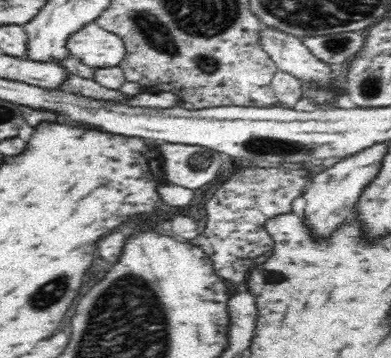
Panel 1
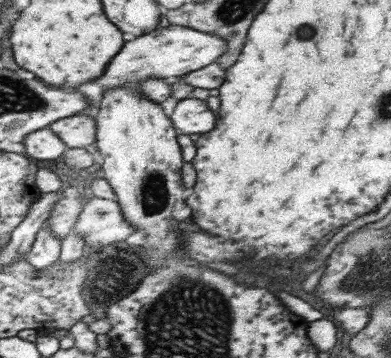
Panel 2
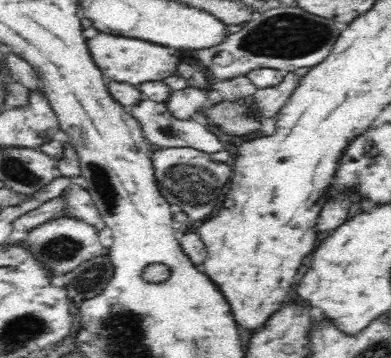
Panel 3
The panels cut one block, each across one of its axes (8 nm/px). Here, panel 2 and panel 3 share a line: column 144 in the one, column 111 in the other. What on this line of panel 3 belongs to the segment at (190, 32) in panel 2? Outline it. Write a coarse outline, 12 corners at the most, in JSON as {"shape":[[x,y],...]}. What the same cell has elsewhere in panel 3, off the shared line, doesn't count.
{"shape":[[98,32],[88,38],[110,84],[176,76],[184,50]]}

